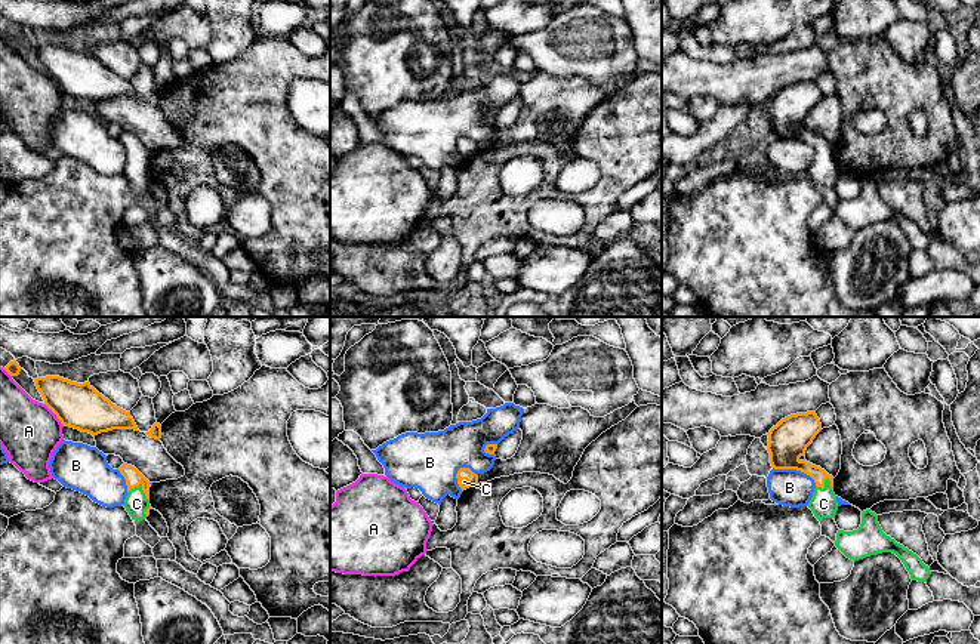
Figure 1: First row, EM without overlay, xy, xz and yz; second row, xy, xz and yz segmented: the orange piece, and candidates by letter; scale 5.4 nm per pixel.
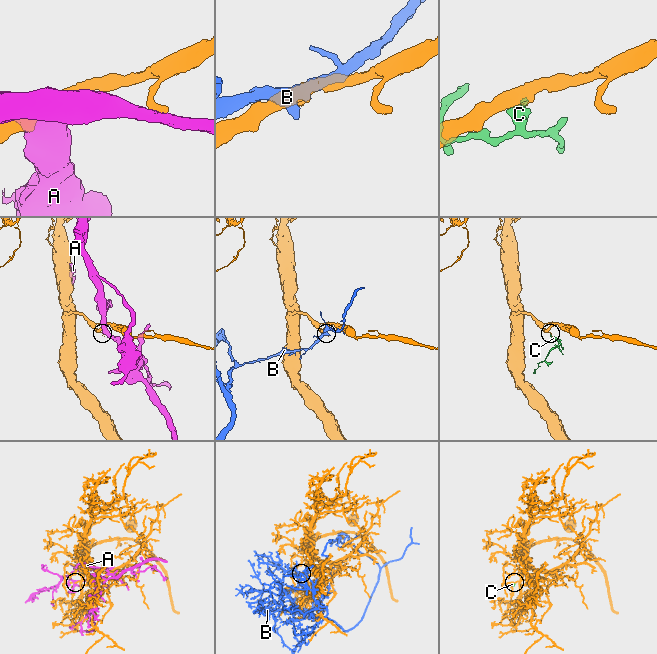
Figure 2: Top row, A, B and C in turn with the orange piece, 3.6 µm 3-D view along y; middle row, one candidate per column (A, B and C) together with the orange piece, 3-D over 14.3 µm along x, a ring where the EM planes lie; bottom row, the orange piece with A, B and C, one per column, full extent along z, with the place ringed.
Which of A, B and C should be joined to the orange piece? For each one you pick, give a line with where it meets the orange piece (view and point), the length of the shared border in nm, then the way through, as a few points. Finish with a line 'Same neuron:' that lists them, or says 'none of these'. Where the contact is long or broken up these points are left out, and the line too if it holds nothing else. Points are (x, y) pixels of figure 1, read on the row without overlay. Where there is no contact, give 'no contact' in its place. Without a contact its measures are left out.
C: xy (142, 156) | 130 nm | across xy (132, 144), (142, 156), (136, 172)
Same neuron: C

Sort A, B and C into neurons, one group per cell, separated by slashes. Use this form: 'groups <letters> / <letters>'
groups A / B / C

